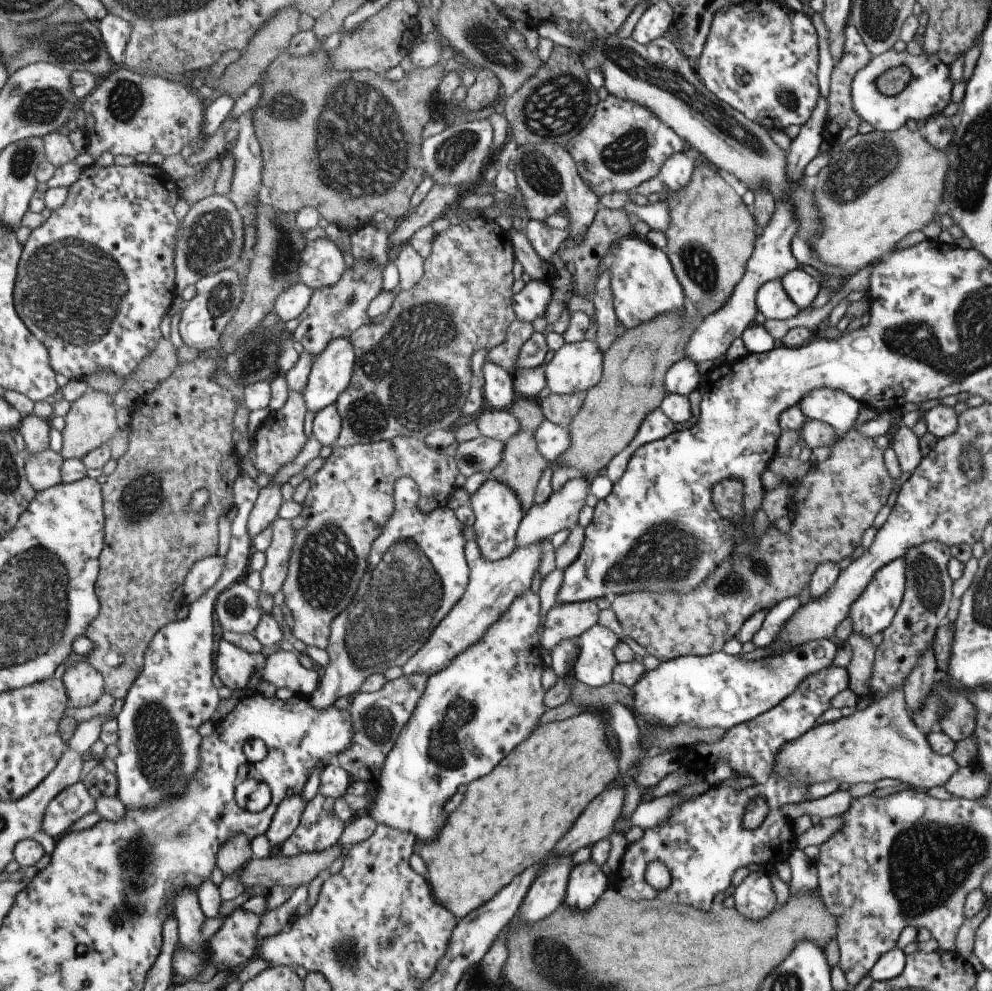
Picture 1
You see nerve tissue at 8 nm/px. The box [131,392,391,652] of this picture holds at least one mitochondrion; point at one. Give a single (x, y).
(327, 576)

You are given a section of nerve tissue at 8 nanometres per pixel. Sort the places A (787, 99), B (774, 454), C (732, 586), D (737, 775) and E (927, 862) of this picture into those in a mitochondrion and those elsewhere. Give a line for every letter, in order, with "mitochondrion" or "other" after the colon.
A: mitochondrion
B: other
C: mitochondrion
D: other
E: mitochondrion

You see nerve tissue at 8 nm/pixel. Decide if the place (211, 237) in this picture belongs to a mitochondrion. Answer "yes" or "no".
yes

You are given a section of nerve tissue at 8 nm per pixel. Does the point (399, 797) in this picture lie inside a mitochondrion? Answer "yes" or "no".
yes

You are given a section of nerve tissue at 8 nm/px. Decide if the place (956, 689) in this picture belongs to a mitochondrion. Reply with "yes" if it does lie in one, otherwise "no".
no

